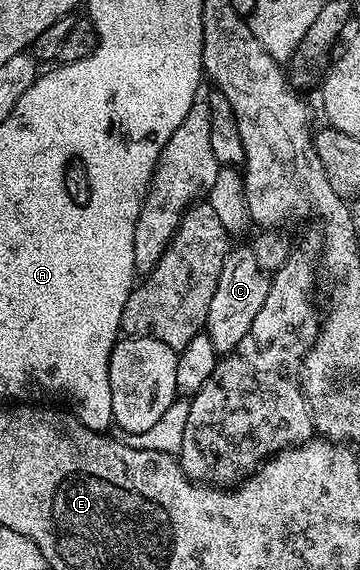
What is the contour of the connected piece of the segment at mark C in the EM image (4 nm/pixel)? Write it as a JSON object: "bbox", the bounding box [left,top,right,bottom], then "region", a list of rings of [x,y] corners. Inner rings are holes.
{"bbox":[206,244,269,355],"region":[[[244,244],[237,250],[236,247],[229,249],[222,264],[222,276],[218,276],[218,288],[214,288],[214,296],[210,300],[210,312],[206,323],[206,332],[217,355],[230,353],[238,344],[238,340],[246,336],[250,324],[254,324],[254,316],[258,316],[262,304],[266,301],[269,281],[269,275],[258,264],[251,245]]]}

